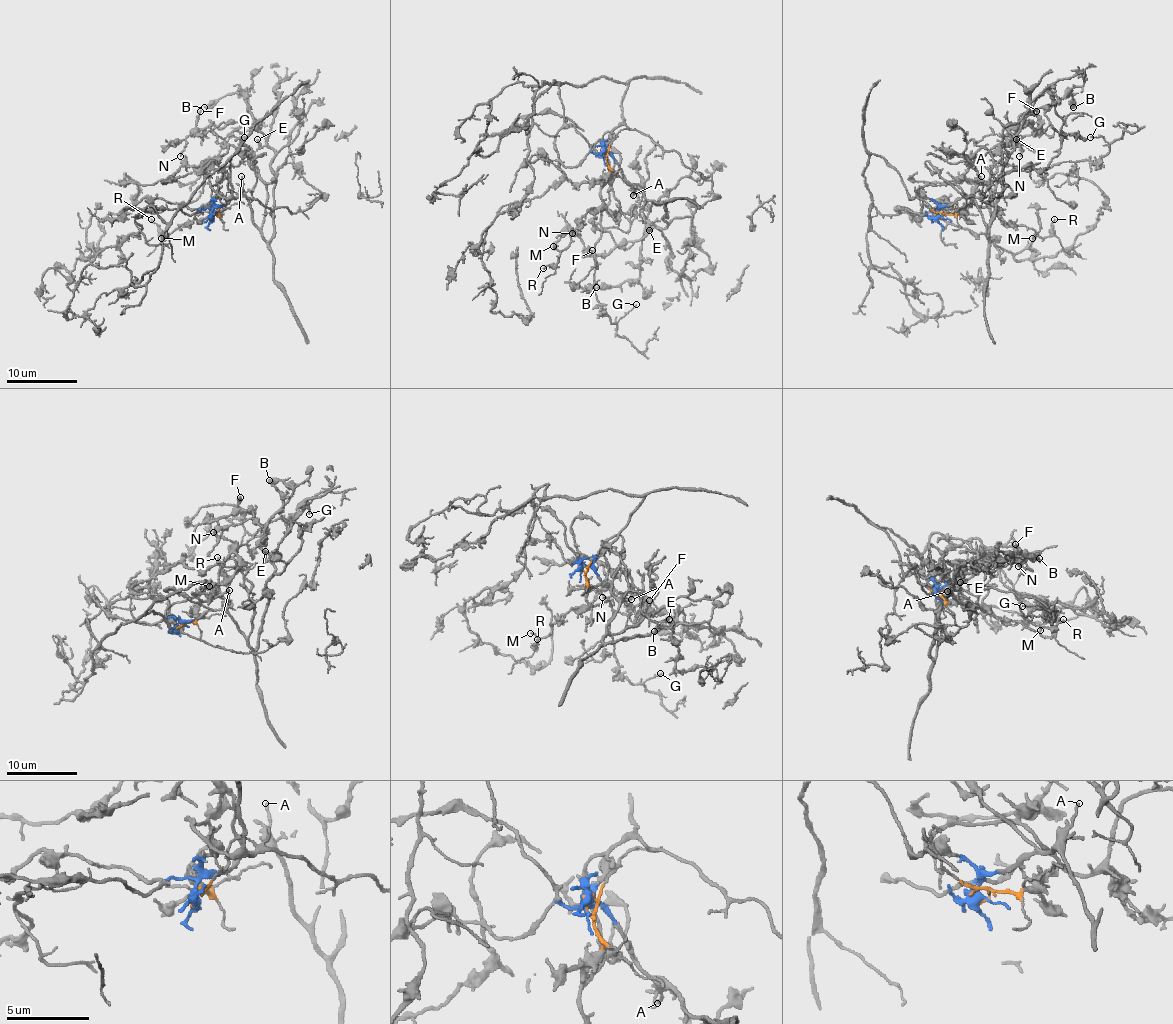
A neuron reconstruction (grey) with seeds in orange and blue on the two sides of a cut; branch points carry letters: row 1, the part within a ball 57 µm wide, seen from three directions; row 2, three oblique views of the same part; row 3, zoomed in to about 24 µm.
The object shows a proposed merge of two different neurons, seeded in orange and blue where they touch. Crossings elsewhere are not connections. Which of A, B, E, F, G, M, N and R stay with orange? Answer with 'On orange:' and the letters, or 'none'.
On orange: G, M, R

